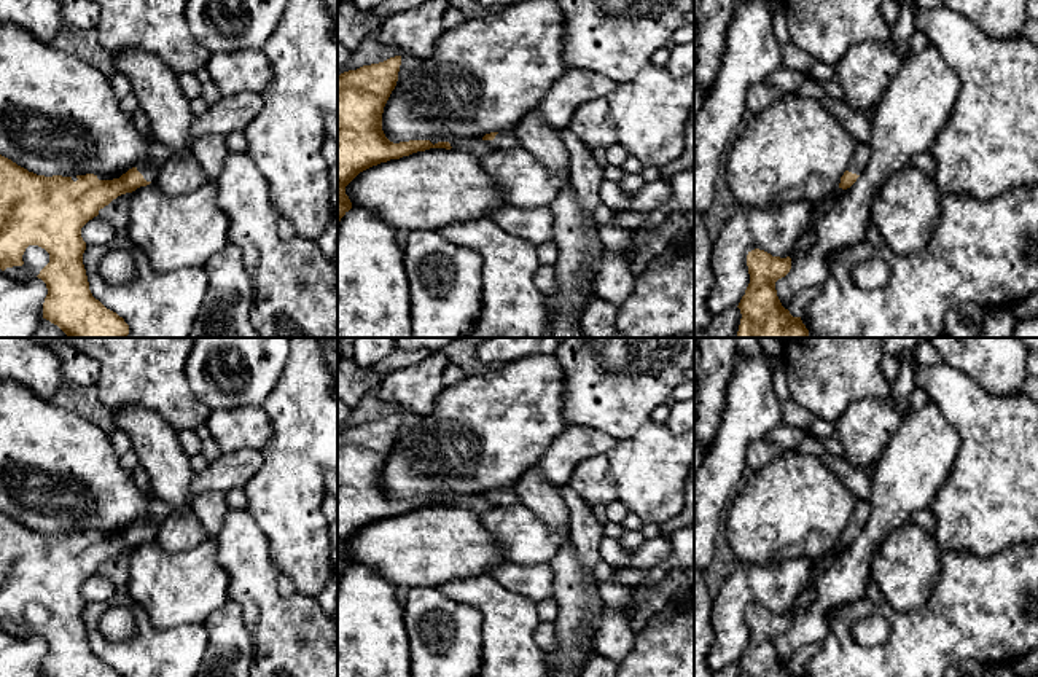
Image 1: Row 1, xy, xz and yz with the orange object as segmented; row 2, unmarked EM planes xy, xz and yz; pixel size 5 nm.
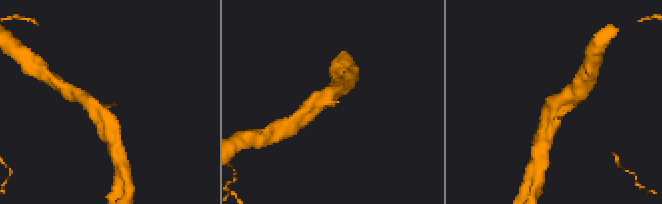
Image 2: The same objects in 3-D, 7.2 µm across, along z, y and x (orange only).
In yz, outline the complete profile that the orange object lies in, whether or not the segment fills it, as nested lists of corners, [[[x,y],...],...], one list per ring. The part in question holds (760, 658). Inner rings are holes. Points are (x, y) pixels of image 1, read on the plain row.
[[[755,605],[747,612],[747,623],[750,640],[737,663],[740,677],[801,677],[782,663],[775,647],[775,639],[790,629],[791,615]]]

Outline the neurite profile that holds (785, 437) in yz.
[[[780,422],[766,435],[766,440],[786,452],[796,449],[798,444],[804,440],[804,436],[806,435],[801,429]]]

